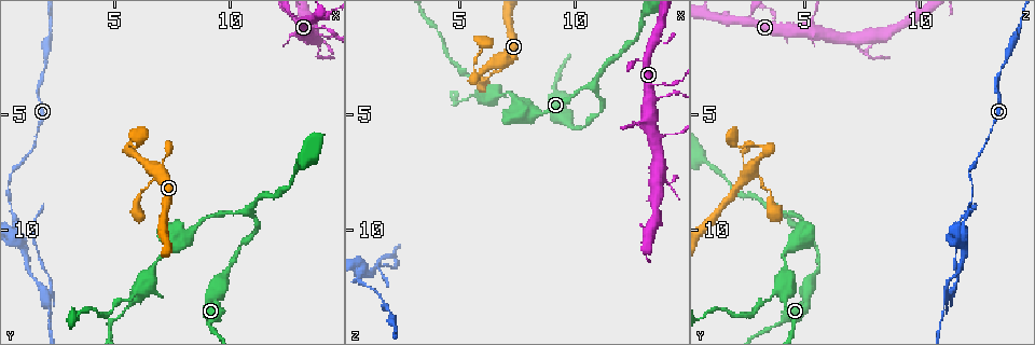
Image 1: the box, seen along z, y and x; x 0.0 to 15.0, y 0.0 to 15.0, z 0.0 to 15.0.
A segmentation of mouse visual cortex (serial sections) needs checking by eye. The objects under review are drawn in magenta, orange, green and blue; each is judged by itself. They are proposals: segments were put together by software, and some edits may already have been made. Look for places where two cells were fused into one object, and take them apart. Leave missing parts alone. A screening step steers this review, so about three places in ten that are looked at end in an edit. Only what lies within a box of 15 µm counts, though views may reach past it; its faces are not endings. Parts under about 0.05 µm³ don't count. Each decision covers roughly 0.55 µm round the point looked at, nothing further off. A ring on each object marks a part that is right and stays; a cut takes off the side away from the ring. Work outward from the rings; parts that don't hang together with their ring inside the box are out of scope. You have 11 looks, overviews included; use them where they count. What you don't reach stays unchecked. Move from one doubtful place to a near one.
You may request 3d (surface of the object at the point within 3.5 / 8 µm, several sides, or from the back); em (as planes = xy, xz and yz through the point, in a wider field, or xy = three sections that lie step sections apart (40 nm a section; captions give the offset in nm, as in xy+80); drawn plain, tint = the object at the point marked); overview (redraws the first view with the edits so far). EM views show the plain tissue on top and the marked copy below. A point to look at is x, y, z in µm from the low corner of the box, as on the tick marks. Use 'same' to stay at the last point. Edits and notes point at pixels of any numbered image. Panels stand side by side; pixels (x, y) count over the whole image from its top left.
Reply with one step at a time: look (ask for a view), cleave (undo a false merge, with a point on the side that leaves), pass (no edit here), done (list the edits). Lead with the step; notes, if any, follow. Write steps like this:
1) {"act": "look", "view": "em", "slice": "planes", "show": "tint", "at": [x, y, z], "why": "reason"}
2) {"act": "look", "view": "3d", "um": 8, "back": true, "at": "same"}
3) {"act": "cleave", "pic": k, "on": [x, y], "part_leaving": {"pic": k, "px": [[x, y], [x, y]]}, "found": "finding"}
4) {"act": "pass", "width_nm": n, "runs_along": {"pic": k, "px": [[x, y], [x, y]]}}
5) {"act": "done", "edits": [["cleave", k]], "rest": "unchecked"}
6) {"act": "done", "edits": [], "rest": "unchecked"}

{"act": "look", "view": "3d", "um": 3.5, "at": [6.9, 7.6, 2.9], "why": "a narrow waist"}

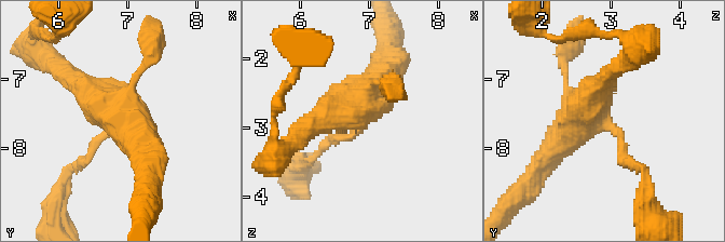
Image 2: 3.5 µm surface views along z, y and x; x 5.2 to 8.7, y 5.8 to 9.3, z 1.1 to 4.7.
{"act": "look", "view": "em", "slice": "xy", "step": 1, "show": "tint", "at": [6.90, 7.60, 2.90], "arms": 4, "arm_widths_nm": [150, 150, 300, 400], "why": "shape alone is not enough"}

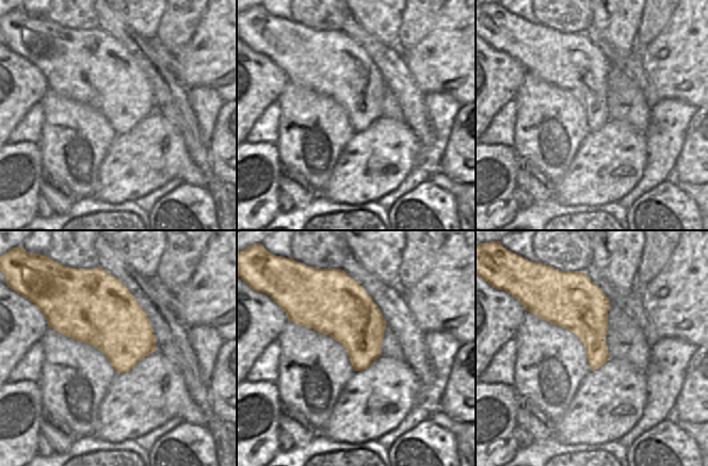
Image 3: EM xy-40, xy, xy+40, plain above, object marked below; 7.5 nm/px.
{"act": "pass", "found": "one cell here"}

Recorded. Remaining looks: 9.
{"act": "look", "view": "3d", "um": 3.5, "at": [2.1, 12.9, 11.2], "why": "narrows sharply"}

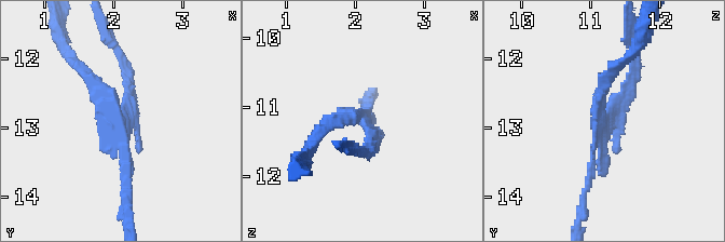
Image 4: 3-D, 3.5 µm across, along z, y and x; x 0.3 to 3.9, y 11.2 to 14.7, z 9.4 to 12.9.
{"act": "look", "view": "em", "slice": "xy", "step": 2, "show": "tint", "at": [2.05, 12.80, 11.15], "why": "need the tissue"}

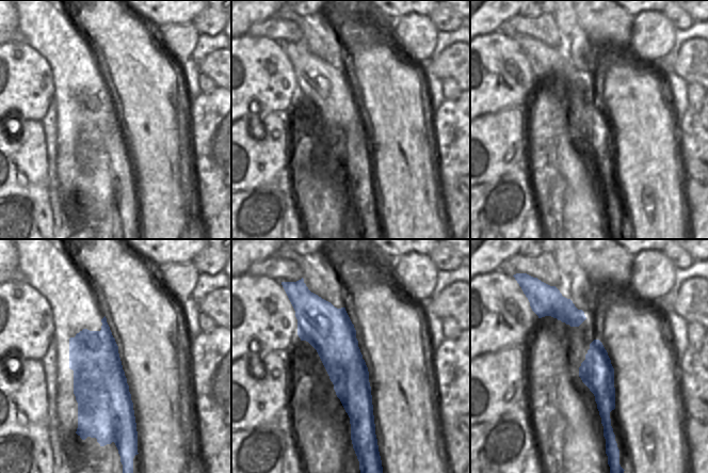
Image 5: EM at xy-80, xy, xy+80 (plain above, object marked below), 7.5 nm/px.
{"act": "look", "view": "em", "slice": "xy", "step": 3, "show": "tint", "at": "same", "why": "another direction"}

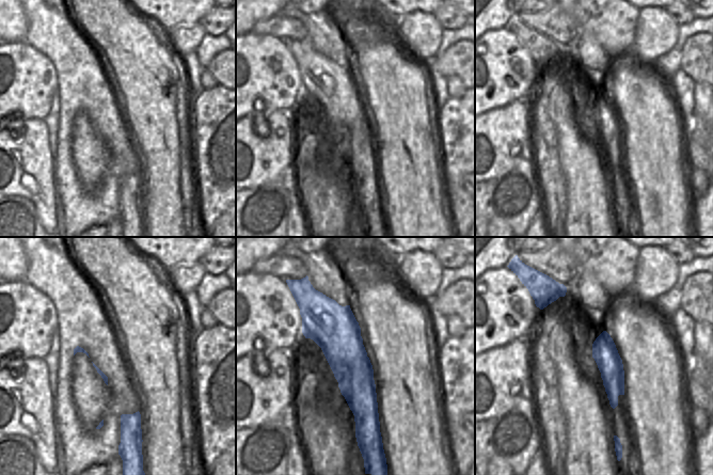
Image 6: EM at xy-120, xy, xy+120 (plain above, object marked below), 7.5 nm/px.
{"act": "cleave", "pic": 4, "on": [124, 74], "part_leaving": {"pic": 4, "px": [[126, 106], [130, 70], [106, 30]]}, "found": "a second cell is stuck on"}

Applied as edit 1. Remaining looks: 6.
{"act": "look", "view": "overview", "why": "redraw"}

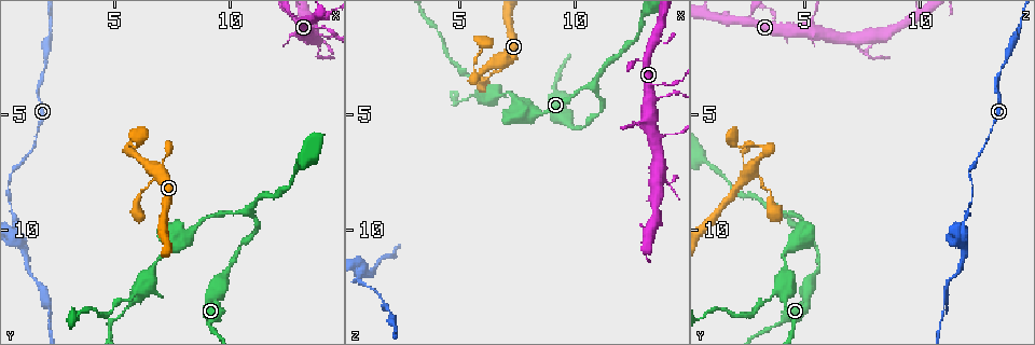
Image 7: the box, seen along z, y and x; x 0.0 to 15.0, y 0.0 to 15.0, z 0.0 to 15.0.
{"act": "look", "view": "3d", "um": 3.5, "at": [10.8, 9.1, 3.7]}

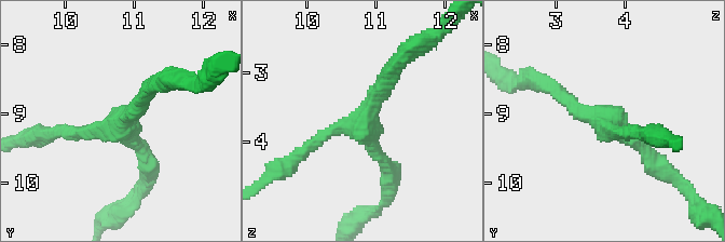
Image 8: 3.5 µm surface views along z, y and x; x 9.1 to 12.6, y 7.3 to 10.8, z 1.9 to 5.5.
{"act": "look", "view": "em", "slice": "xy", "step": 3, "show": "tint", "at": [10.80, 9.15, 3.75], "arms": 3, "arm_widths_nm": [200, 200, 200], "why": "need the tissue"}

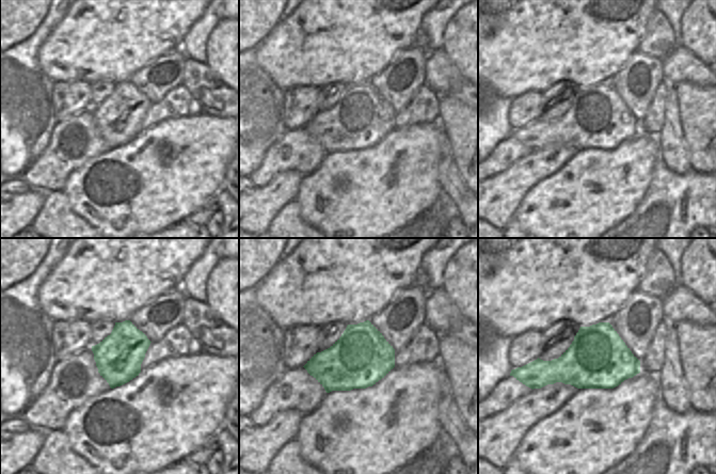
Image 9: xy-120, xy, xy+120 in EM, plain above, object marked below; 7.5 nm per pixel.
{"act": "pass", "runs_along": {"pic": 8, "px": [[149, 163], [125, 126], [56, 130]]}, "found": "one cell here"}

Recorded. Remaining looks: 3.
{"act": "look", "view": "3d", "um": 8, "back": true, "at": [13.0, 1.1, 5.3], "why": "branch point"}

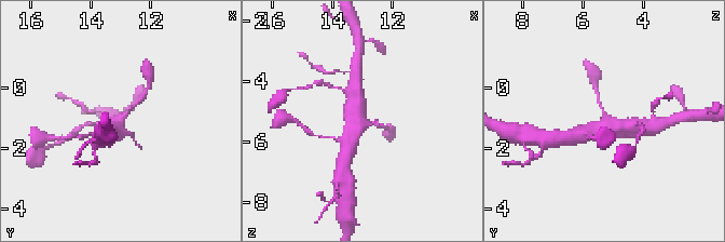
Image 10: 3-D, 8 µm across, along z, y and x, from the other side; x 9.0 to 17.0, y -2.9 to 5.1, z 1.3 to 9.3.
{"act": "look", "view": "3d", "um": 3.5, "at": [13.0, 1.0, 5.3], "why": "closer look"}

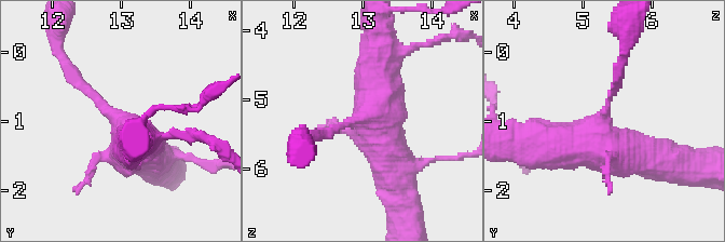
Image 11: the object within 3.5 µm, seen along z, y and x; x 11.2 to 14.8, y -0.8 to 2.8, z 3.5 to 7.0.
{"act": "look", "view": "em", "slice": "xy", "step": 5, "show": "tint", "at": [13.05, 1.00, 5.20]}

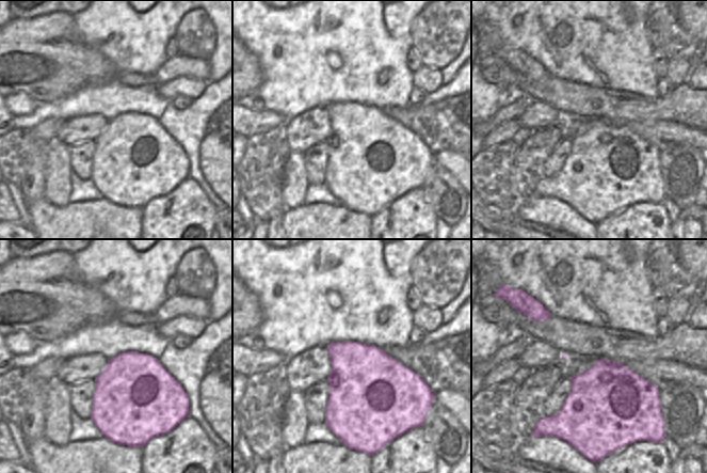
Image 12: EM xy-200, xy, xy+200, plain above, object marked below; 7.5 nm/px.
{"act": "pass", "runs_along": {"pic": 11, "px": [[523, 139], [601, 143], [661, 159]]}, "found": "continuous, no second cell"}

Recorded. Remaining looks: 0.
{"act": "done", "edits": [["cleave", 4]], "rest": "unchecked"}

